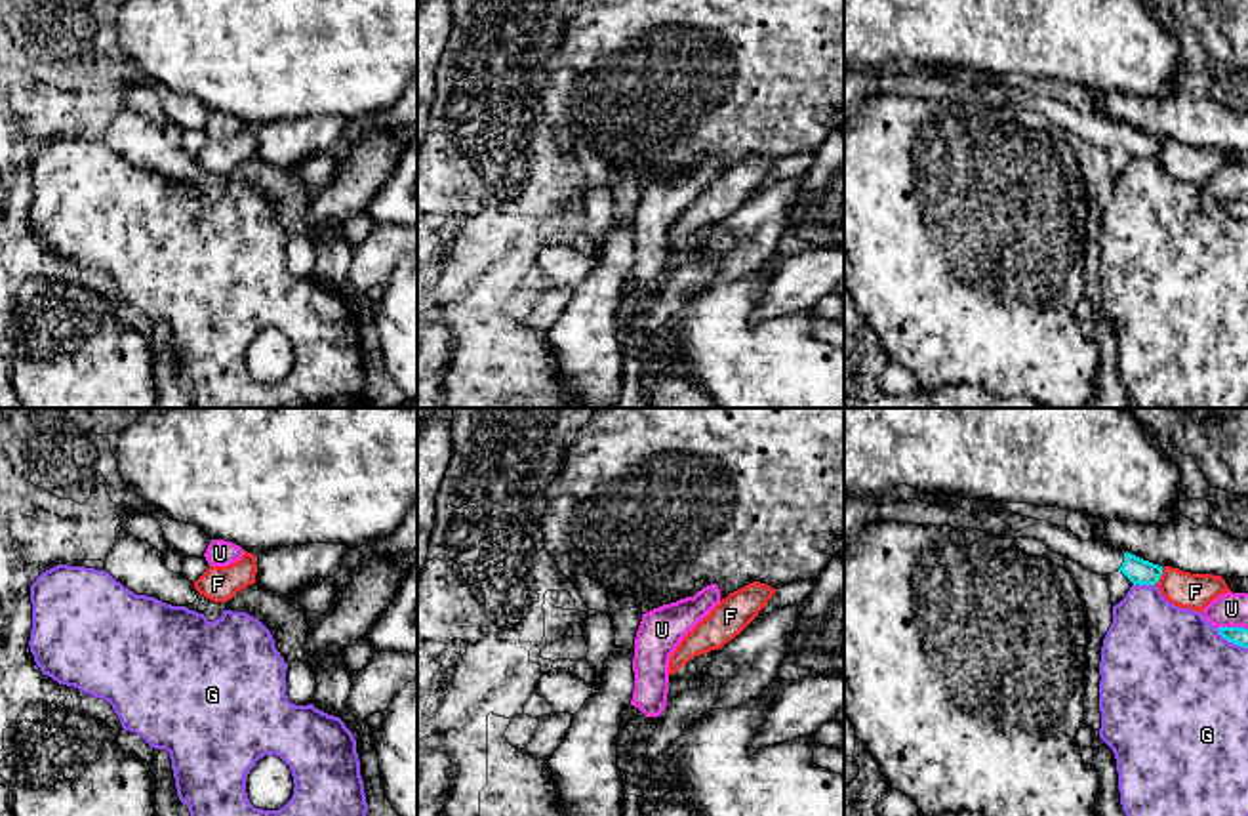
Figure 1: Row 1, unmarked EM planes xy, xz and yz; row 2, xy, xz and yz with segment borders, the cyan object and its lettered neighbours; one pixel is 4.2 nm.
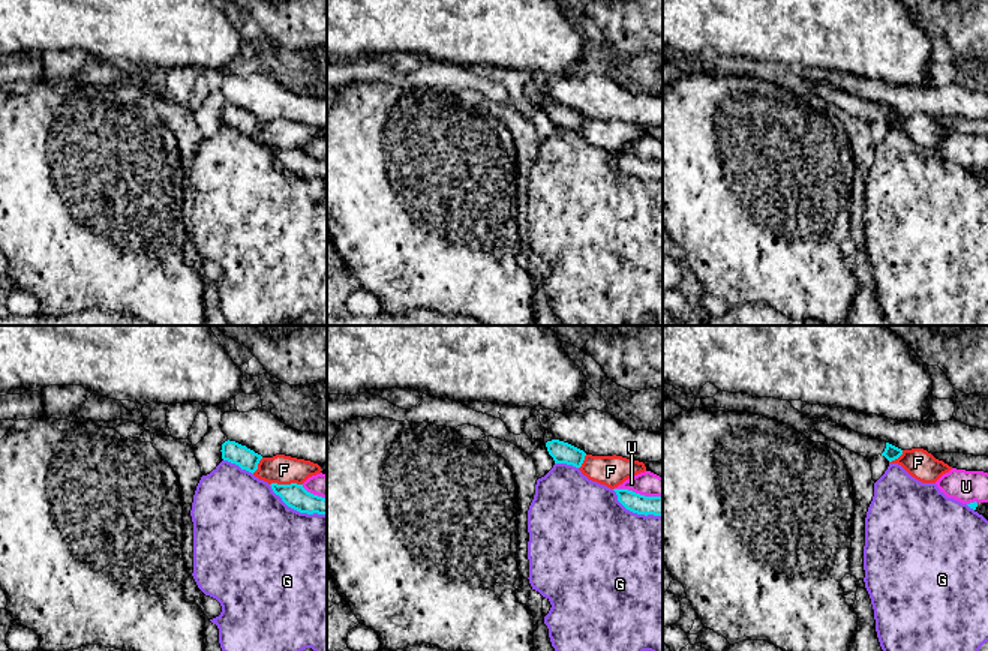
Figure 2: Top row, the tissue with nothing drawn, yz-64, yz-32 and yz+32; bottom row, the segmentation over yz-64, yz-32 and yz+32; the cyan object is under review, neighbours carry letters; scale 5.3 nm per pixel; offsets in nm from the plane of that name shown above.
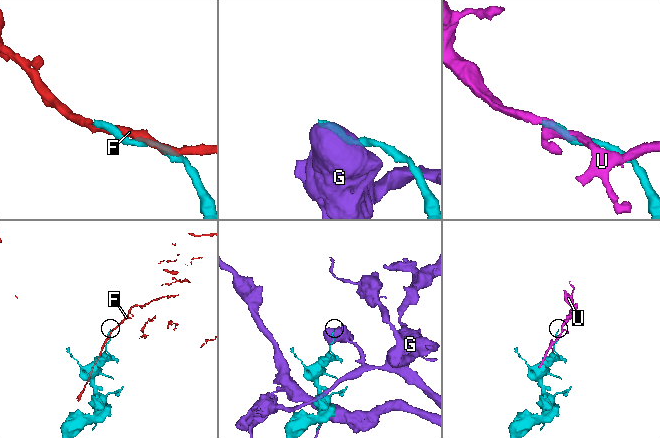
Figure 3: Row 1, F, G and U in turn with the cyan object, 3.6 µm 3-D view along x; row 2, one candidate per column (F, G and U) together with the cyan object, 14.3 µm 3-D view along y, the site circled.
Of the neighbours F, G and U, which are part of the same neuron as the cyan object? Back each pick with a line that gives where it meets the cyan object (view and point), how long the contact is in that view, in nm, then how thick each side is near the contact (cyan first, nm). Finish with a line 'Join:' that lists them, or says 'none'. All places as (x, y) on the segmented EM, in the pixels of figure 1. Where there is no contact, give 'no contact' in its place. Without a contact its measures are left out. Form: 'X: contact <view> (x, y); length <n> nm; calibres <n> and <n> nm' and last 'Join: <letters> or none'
Join: none

